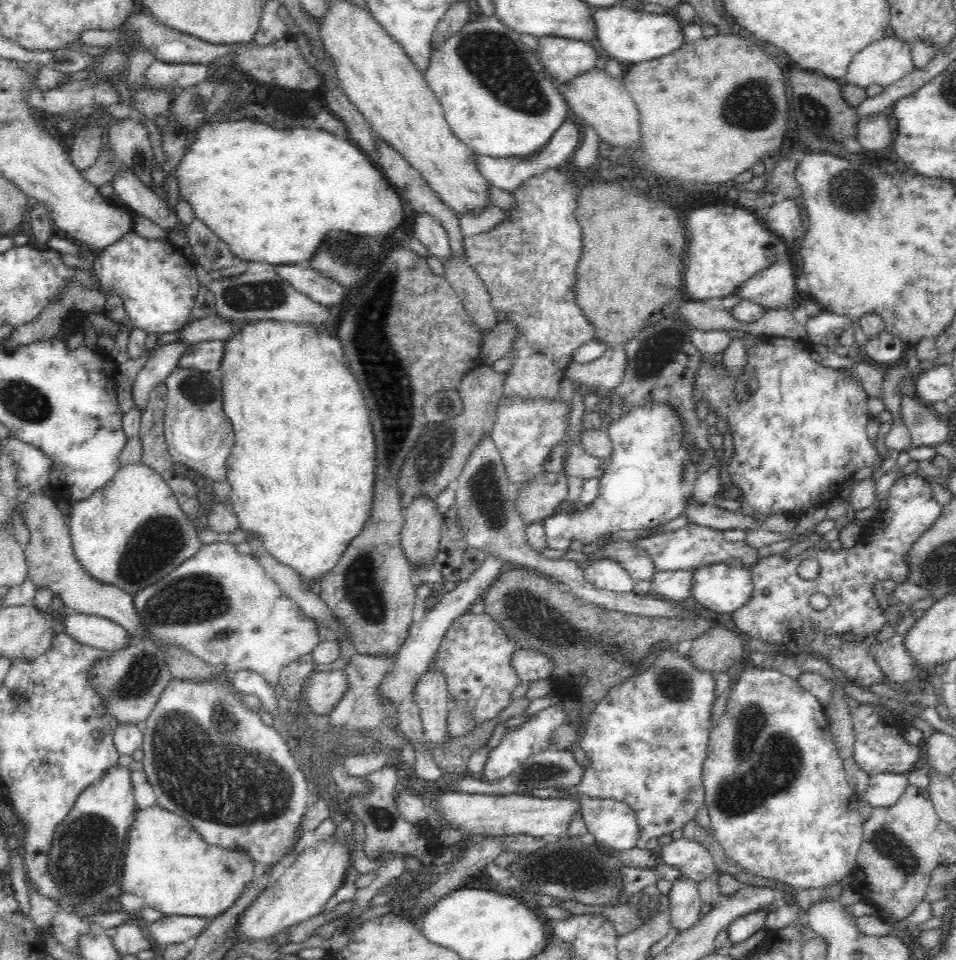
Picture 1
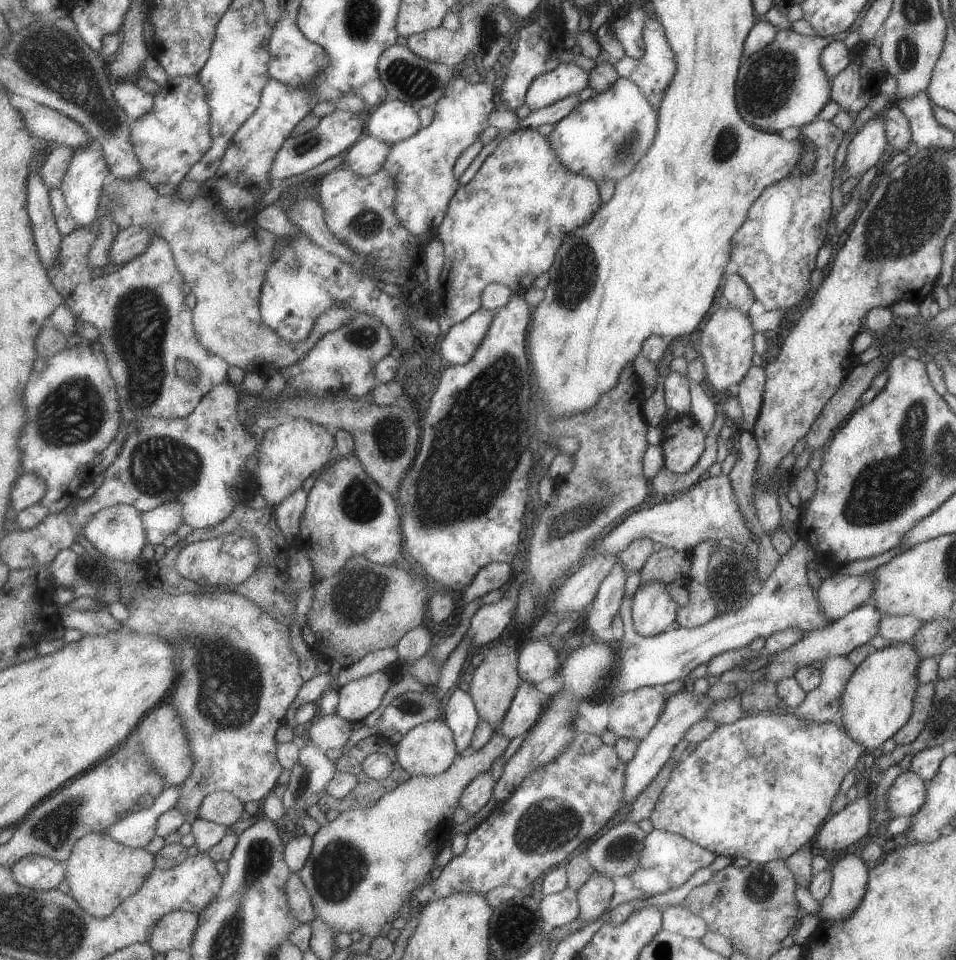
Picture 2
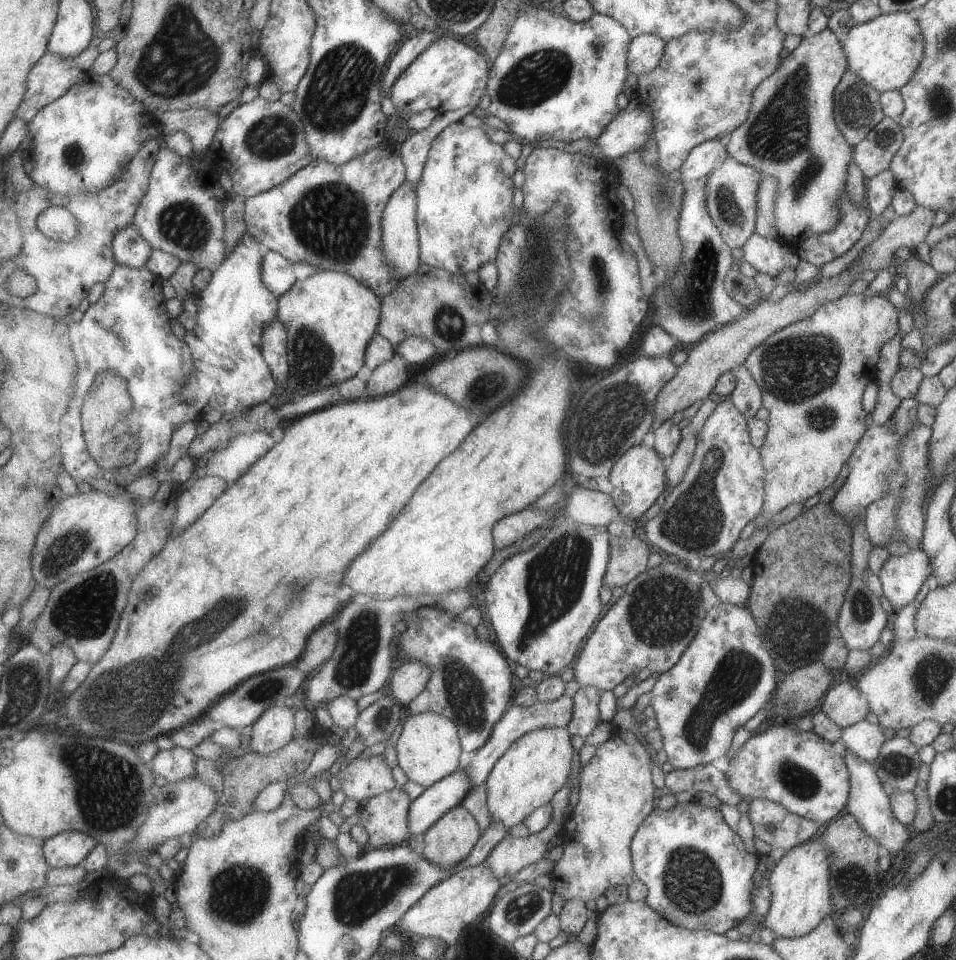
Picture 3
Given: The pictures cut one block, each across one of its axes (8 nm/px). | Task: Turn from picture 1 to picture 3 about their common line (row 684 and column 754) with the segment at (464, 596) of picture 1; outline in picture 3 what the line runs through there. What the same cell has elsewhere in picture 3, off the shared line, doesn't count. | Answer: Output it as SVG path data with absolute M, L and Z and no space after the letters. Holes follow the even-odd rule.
M743 364L735 366L731 372L735 376L735 388L731 392L729 400L737 412L749 420L761 407L760 389Z

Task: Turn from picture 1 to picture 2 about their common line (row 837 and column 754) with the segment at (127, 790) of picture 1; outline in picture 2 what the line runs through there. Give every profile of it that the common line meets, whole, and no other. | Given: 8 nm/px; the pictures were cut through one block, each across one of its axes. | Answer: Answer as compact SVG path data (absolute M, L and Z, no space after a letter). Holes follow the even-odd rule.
M791 28L776 30L775 38L770 43L759 48L751 56L743 57L735 81L735 104L741 118L759 130L775 133L780 133L788 126L799 128L815 120L823 106L831 100L831 80L825 76L819 64L819 54L829 43L827 38L817 35L800 35Z

